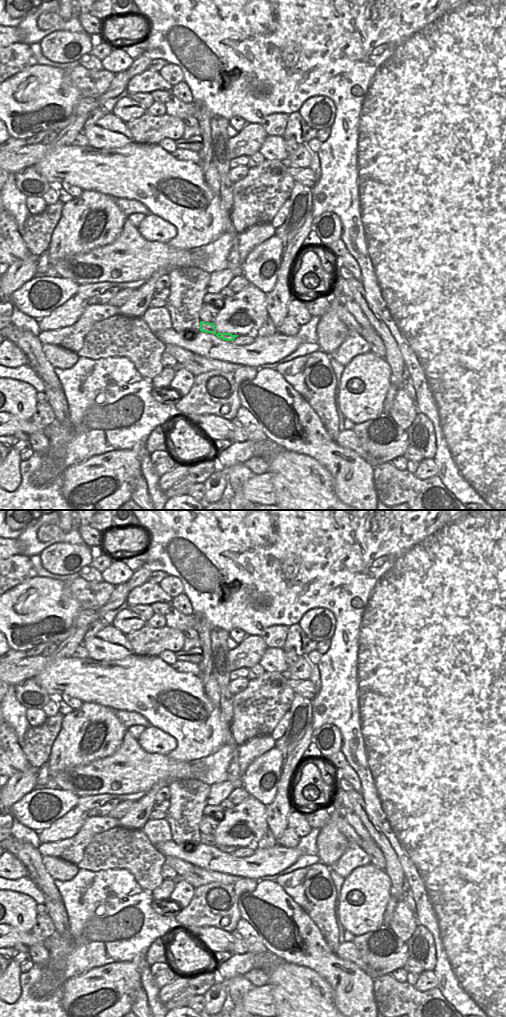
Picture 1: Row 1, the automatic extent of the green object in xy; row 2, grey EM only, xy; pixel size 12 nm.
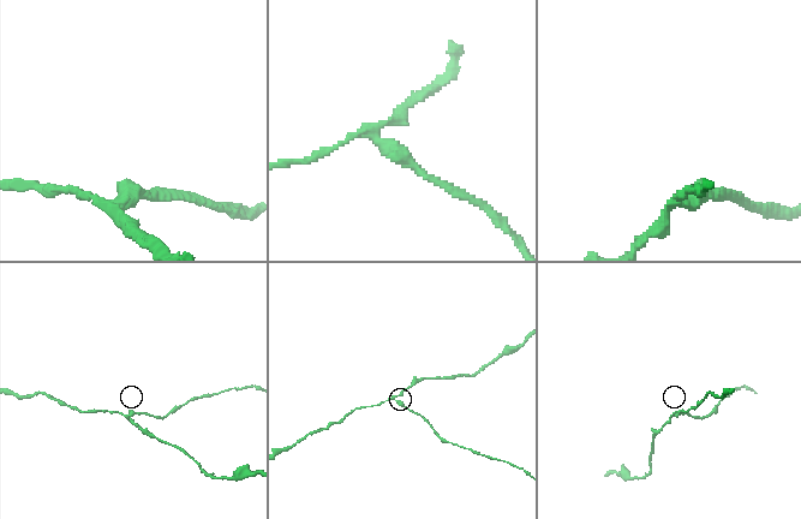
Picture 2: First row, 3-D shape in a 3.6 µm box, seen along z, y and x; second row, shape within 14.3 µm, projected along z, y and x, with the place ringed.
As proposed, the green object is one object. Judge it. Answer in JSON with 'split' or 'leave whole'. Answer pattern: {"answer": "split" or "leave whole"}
{"answer": "split"}

